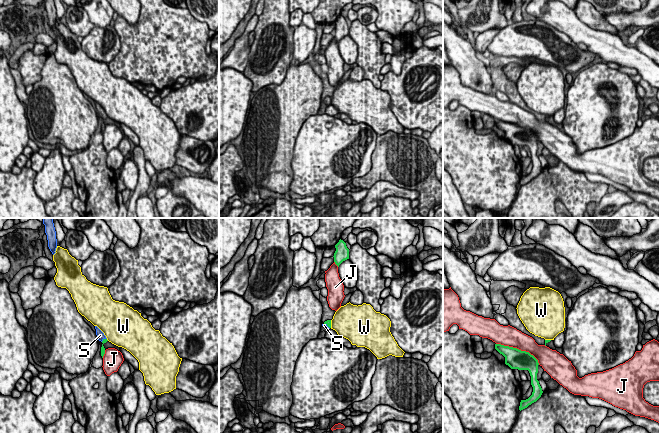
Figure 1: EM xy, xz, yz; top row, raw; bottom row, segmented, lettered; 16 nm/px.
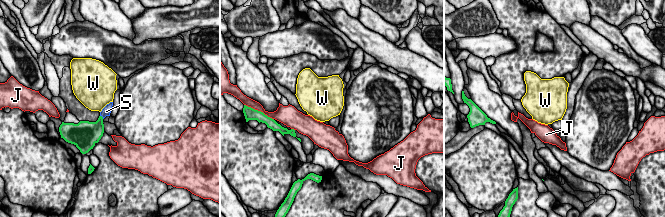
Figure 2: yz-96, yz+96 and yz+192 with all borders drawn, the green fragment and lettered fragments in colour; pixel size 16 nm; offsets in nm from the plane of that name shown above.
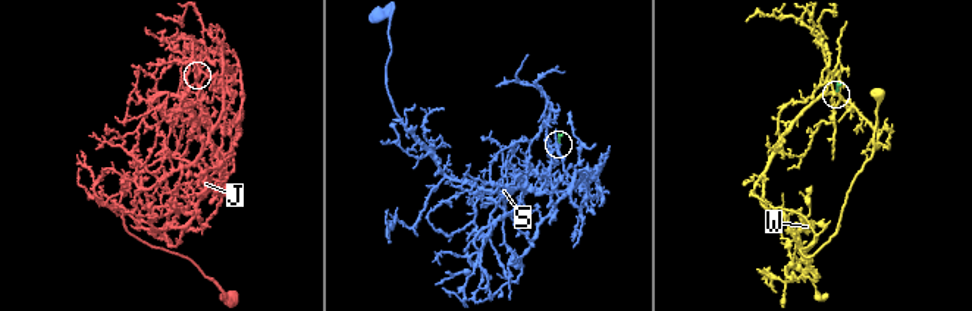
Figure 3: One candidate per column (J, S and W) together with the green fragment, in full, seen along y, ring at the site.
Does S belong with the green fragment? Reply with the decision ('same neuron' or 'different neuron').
same neuron

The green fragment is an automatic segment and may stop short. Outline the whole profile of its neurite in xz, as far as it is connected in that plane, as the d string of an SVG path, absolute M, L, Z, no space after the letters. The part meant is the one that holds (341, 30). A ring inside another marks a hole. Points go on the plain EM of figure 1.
M339 16L339 18L335 21L336 27L334 29L334 38L339 43L339 41L349 35L349 25L346 22L346 19L343 16Z

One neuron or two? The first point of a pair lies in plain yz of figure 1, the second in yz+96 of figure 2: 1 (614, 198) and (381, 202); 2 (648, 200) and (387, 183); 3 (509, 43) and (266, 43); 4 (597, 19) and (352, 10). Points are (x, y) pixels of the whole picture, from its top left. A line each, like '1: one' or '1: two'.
1: one
2: one
3: one
4: two

